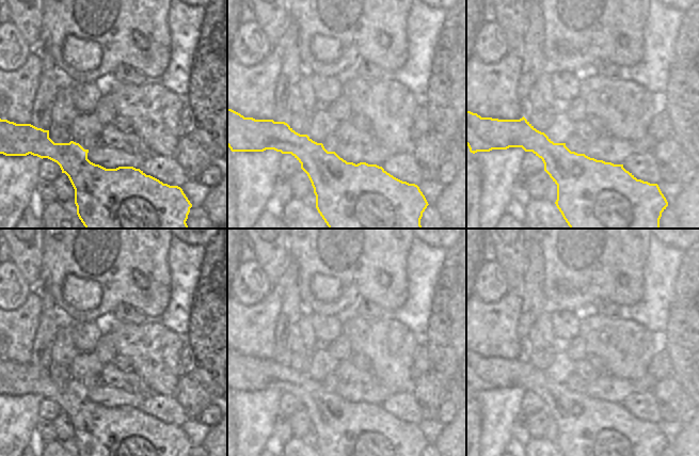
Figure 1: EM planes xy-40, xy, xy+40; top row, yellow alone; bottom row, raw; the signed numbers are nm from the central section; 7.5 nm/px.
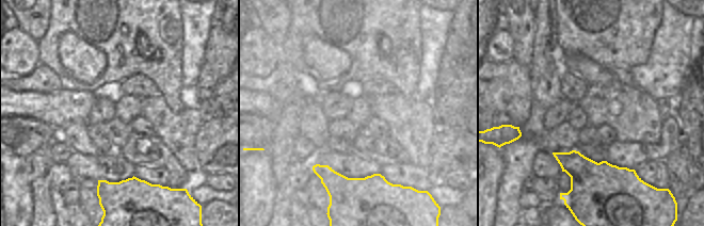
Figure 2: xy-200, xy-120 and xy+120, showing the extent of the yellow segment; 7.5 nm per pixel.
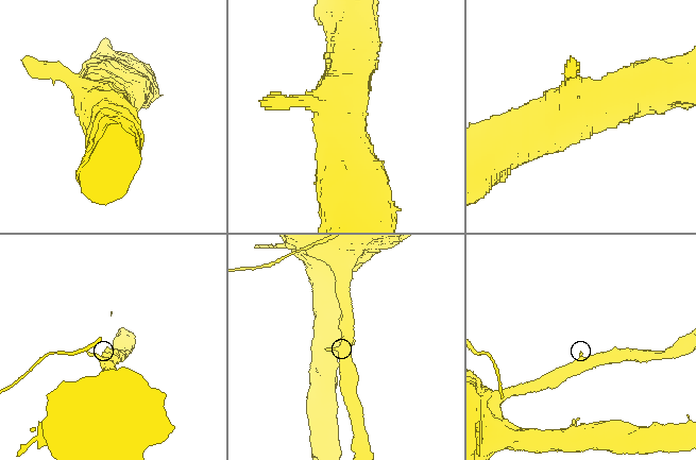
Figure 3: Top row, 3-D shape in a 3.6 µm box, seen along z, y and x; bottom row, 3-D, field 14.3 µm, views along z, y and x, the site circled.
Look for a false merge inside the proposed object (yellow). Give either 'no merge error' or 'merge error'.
no merge error

